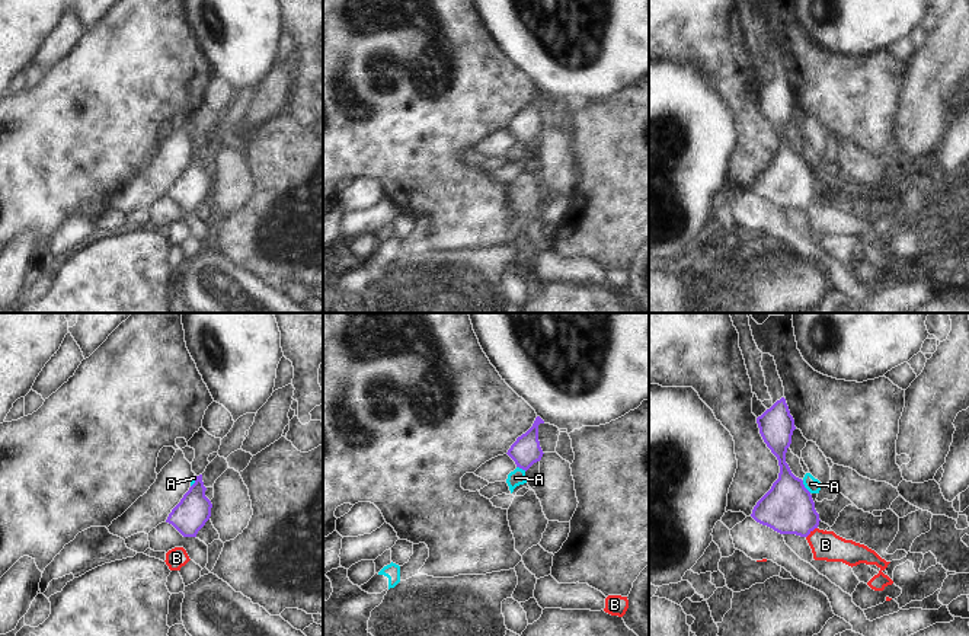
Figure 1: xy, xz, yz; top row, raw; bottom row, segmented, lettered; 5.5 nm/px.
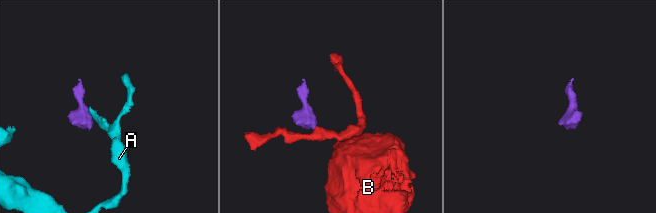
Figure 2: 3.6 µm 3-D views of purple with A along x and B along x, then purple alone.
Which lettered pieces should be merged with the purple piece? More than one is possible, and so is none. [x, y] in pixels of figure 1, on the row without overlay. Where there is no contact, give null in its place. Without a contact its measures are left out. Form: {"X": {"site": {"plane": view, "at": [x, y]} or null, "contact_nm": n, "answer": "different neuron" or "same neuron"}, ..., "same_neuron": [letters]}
{"A": {"site": {"plane": "yz", "at": [803, 160]}, "contact_nm": 90, "answer": "different neuron"}, "B": {"site": {"plane": "yz", "at": [809, 207]}, "contact_nm": 90, "answer": "same neuron"}, "same_neuron": ["B"]}

